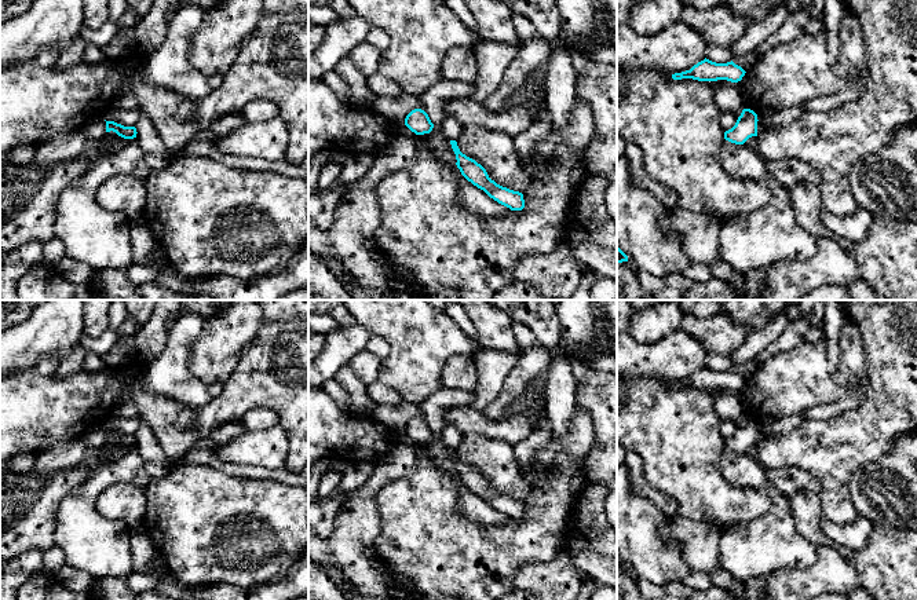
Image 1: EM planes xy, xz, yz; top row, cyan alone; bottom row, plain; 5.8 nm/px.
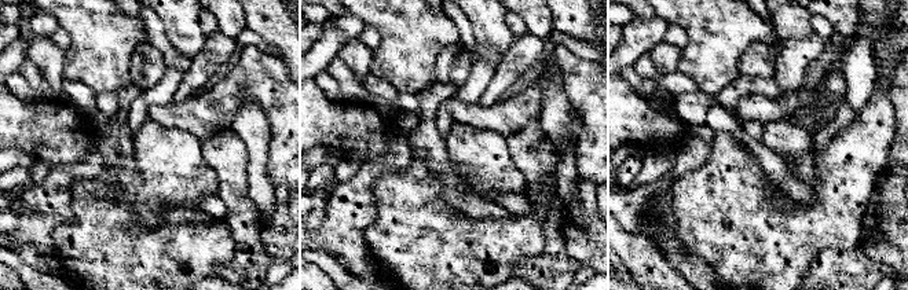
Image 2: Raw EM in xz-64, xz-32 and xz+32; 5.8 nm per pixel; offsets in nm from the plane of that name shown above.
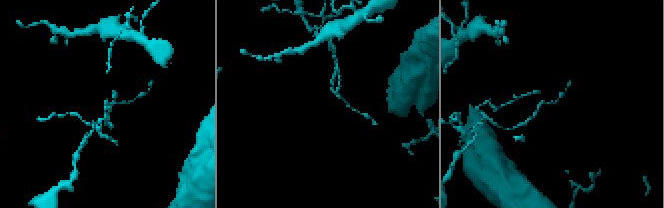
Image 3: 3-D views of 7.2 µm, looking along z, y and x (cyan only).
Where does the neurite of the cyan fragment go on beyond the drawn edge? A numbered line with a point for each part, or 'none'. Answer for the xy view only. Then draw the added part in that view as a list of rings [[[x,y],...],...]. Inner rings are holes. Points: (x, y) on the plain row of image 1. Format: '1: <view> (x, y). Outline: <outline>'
none

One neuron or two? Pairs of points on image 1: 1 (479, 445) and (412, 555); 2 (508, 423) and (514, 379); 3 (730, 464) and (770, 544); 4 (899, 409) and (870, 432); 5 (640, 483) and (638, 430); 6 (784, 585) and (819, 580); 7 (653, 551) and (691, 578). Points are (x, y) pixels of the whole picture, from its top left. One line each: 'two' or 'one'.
1: two
2: two
3: one
4: one
5: two
6: one
7: two

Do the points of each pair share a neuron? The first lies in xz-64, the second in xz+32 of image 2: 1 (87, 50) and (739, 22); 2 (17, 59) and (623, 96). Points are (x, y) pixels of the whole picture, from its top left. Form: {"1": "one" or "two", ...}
{"1": "one", "2": "two"}

